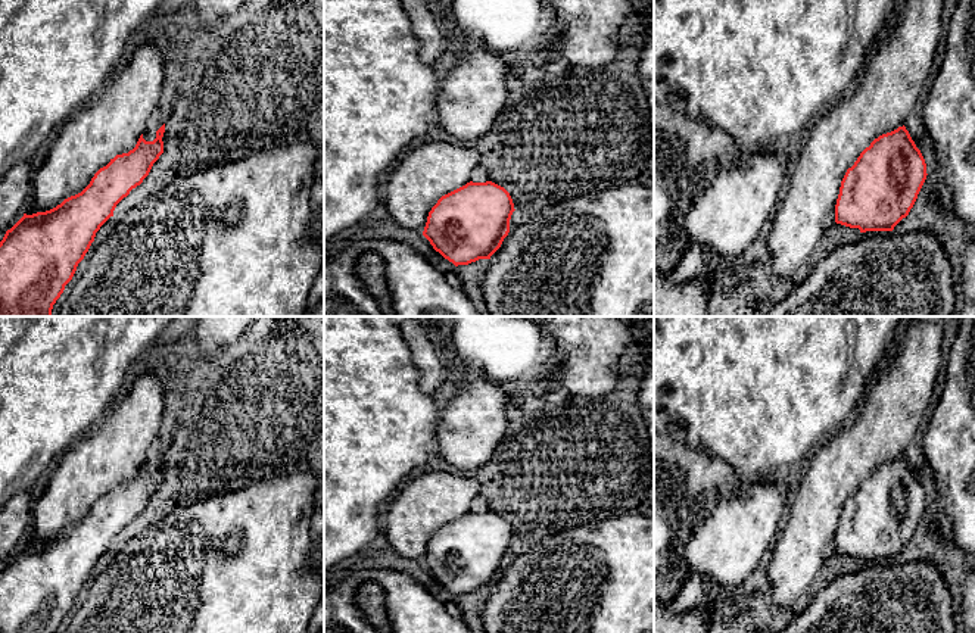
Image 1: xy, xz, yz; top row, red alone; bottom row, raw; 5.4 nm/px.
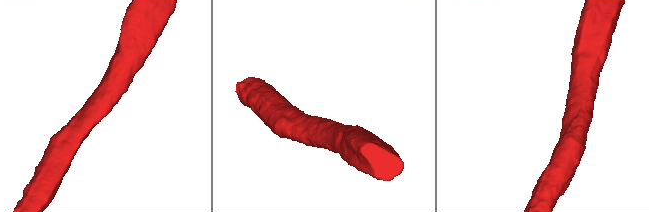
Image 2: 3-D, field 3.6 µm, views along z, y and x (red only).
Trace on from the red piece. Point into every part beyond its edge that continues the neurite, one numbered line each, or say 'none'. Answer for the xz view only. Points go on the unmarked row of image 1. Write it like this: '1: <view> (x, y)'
none

